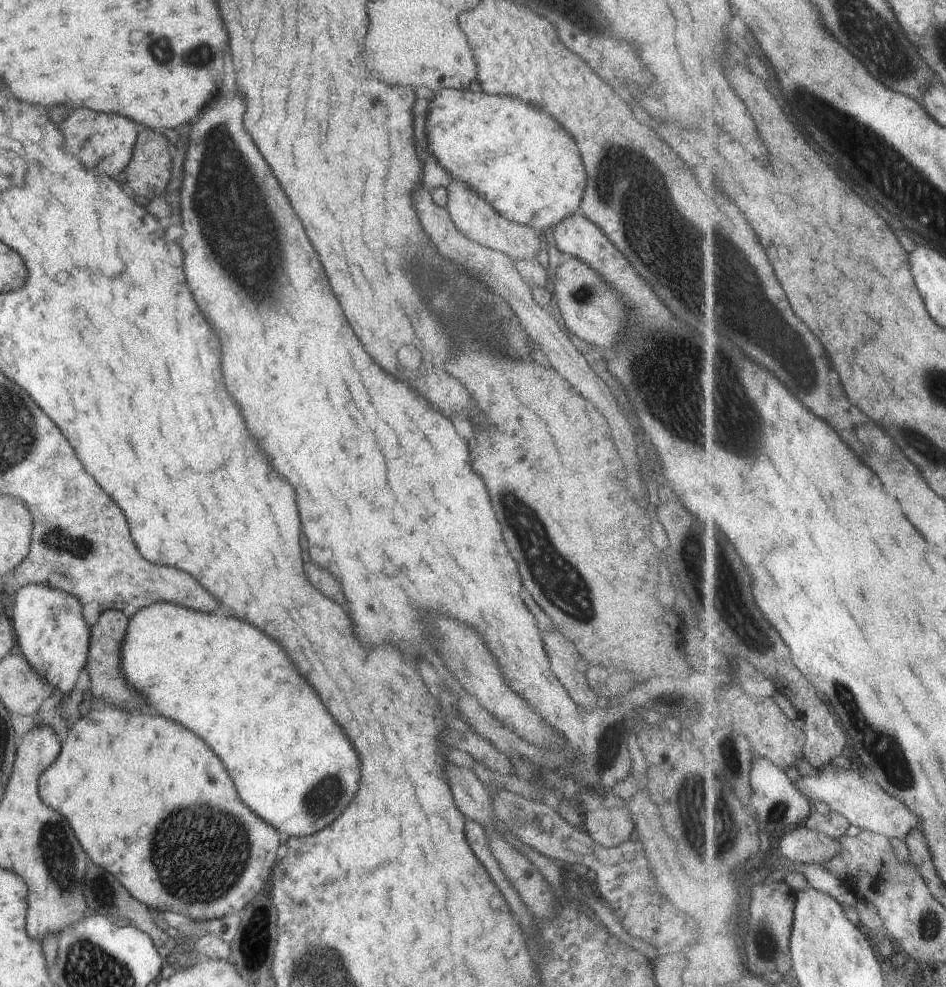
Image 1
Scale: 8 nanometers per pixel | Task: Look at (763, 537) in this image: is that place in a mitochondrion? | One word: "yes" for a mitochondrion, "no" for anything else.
no

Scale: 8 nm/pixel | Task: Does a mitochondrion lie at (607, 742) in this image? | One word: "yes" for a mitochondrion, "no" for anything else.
no

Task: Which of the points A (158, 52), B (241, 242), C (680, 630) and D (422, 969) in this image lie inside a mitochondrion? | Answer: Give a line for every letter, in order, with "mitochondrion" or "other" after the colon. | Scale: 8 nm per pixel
A: mitochondrion
B: mitochondrion
C: other
D: other

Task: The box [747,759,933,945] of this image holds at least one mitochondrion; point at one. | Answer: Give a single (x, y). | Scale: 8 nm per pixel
(778, 812)

